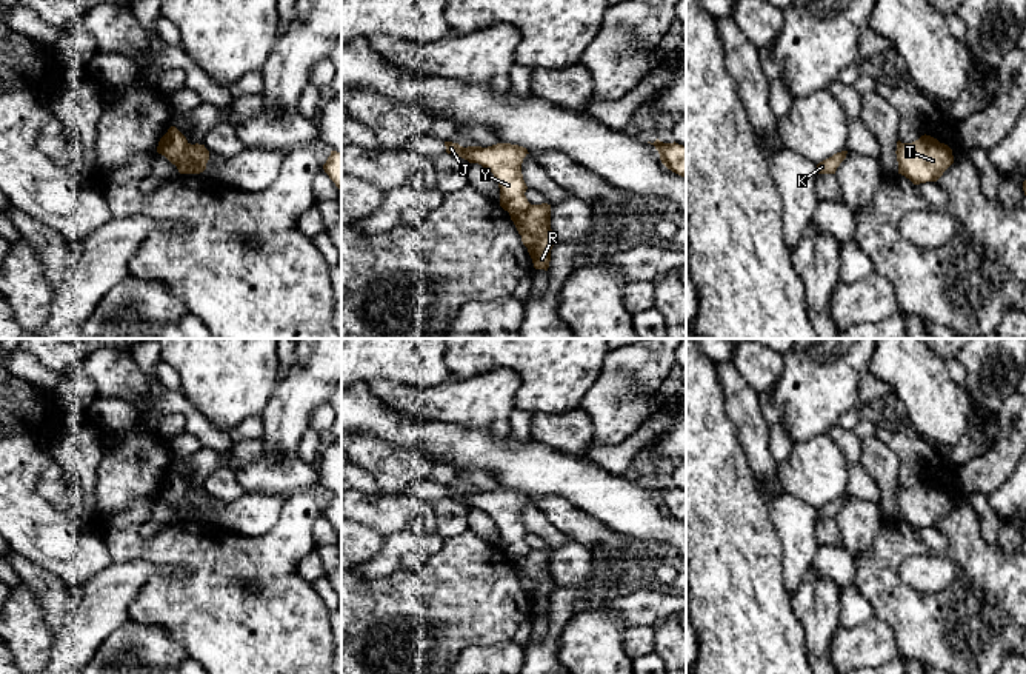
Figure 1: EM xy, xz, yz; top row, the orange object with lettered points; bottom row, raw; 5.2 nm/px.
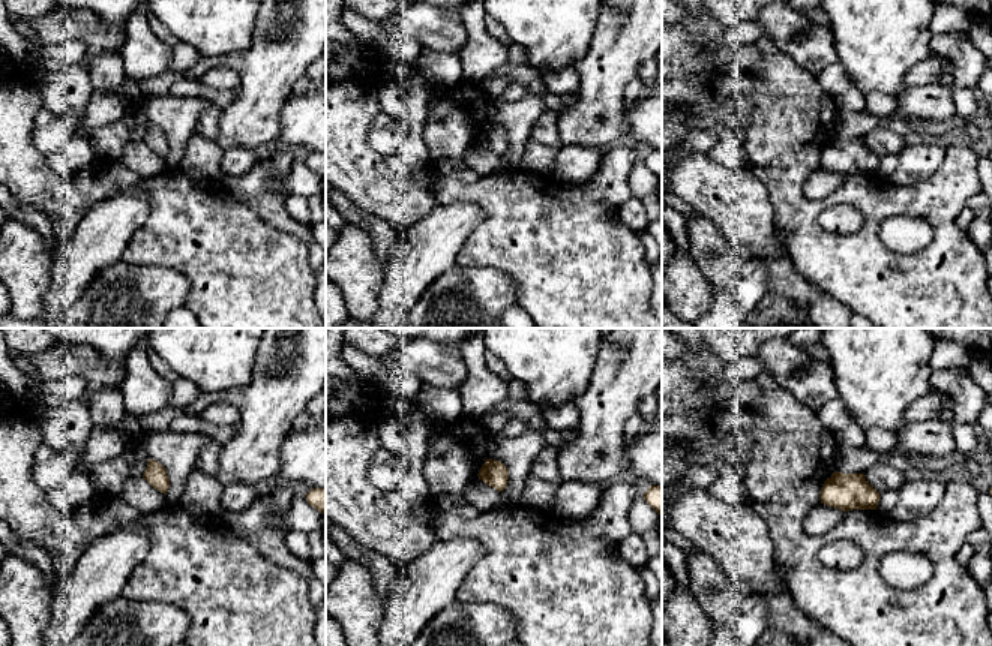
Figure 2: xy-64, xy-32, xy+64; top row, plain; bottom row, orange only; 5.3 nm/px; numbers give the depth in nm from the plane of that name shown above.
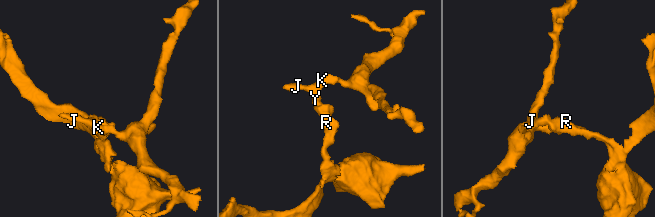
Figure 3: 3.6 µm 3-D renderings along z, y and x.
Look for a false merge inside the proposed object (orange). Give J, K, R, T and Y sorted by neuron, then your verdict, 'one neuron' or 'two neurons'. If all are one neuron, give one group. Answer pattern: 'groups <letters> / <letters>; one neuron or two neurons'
groups J K Y / R T; two neurons

